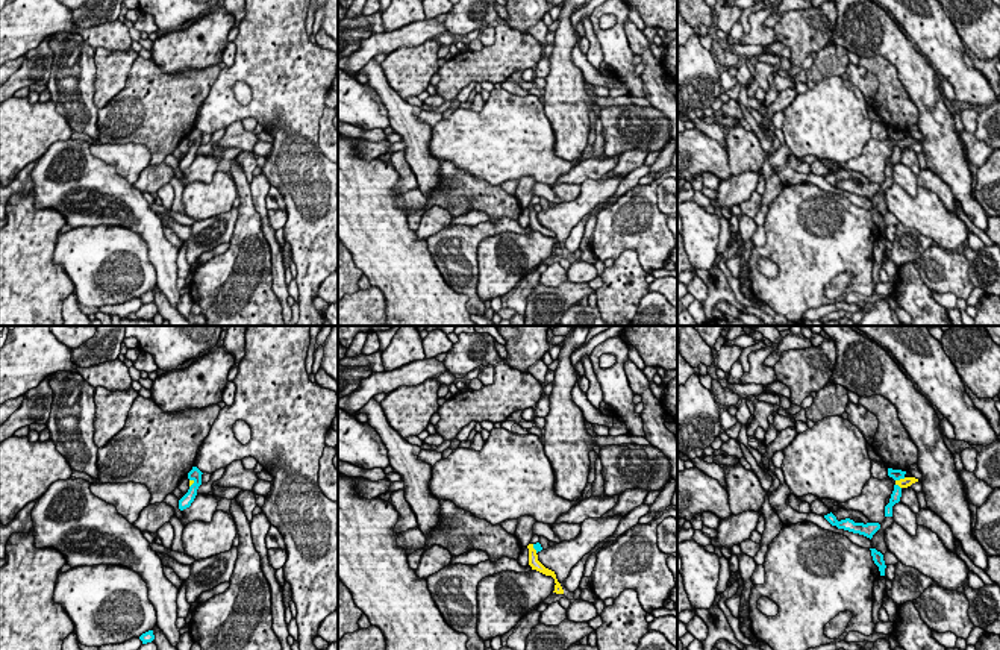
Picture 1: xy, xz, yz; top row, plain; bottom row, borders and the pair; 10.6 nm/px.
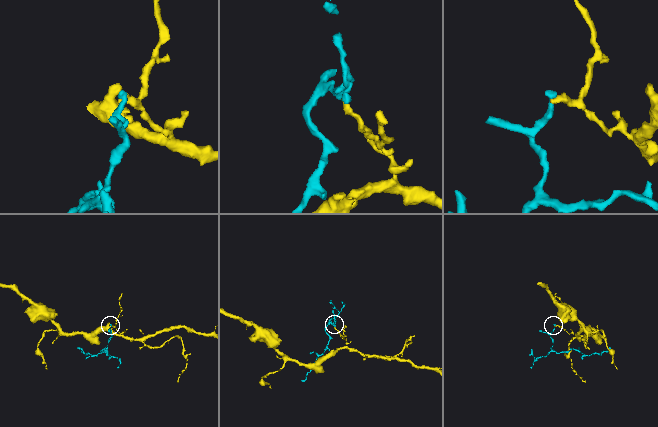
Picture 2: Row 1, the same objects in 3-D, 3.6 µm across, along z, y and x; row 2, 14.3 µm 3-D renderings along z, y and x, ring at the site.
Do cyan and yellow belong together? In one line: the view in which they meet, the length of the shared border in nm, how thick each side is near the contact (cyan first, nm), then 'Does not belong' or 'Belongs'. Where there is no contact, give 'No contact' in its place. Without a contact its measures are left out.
Touches cyan in yz. Shared border 120 nm. Thickness 120 nm (cyan) against 100 nm. Does not belong

